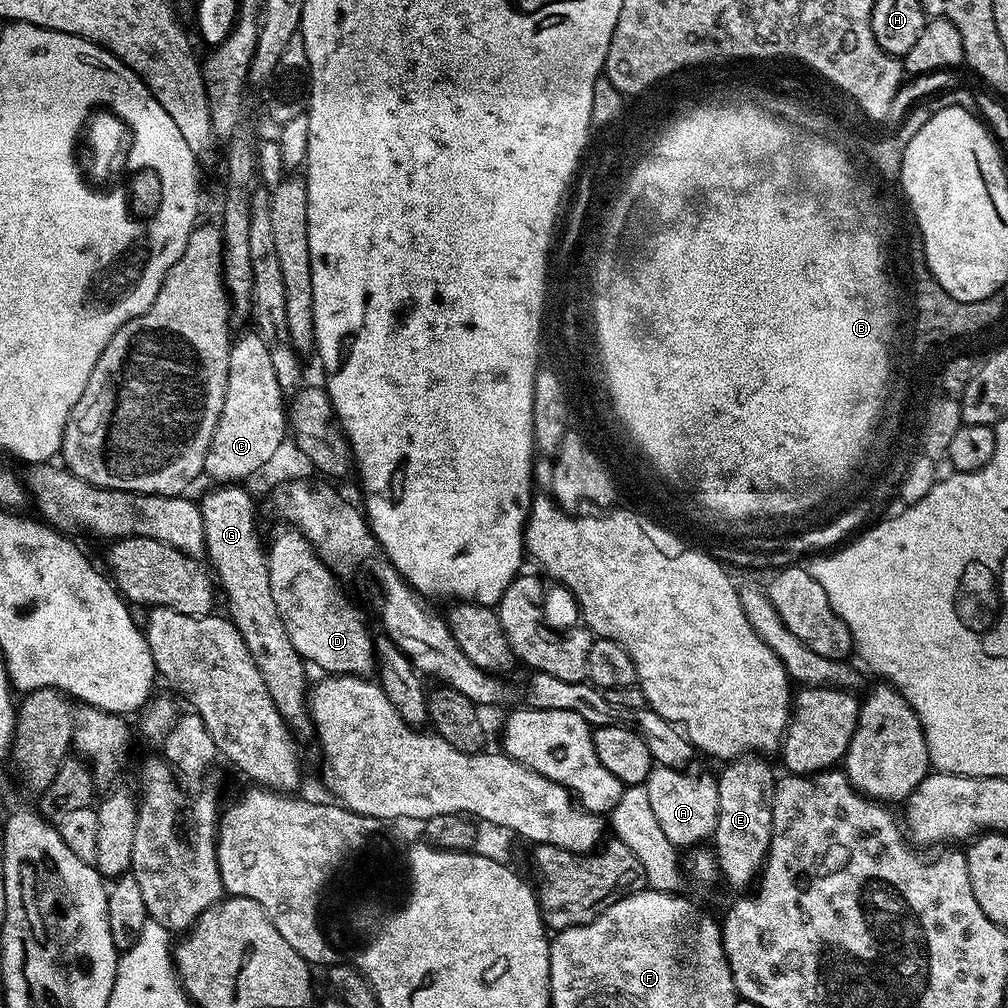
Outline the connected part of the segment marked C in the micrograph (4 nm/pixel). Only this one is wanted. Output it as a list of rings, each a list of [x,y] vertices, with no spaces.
[[[251,330],[231,341],[228,349],[228,381],[226,382],[226,398],[222,402],[222,414],[218,418],[218,426],[214,430],[214,438],[208,447],[203,475],[209,476],[212,482],[244,482],[247,476],[264,468],[280,452],[284,444],[284,436],[289,435],[286,415],[286,395],[279,388],[278,377],[274,372],[271,352],[267,342],[256,330]]]

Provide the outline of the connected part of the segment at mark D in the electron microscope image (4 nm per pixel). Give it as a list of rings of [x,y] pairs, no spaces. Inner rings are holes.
[[[298,530],[280,532],[267,545],[270,594],[278,606],[278,618],[294,642],[294,650],[309,665],[317,664],[328,674],[364,676],[376,663],[374,636],[368,633],[360,612],[340,589],[341,581],[320,561],[312,543]]]

